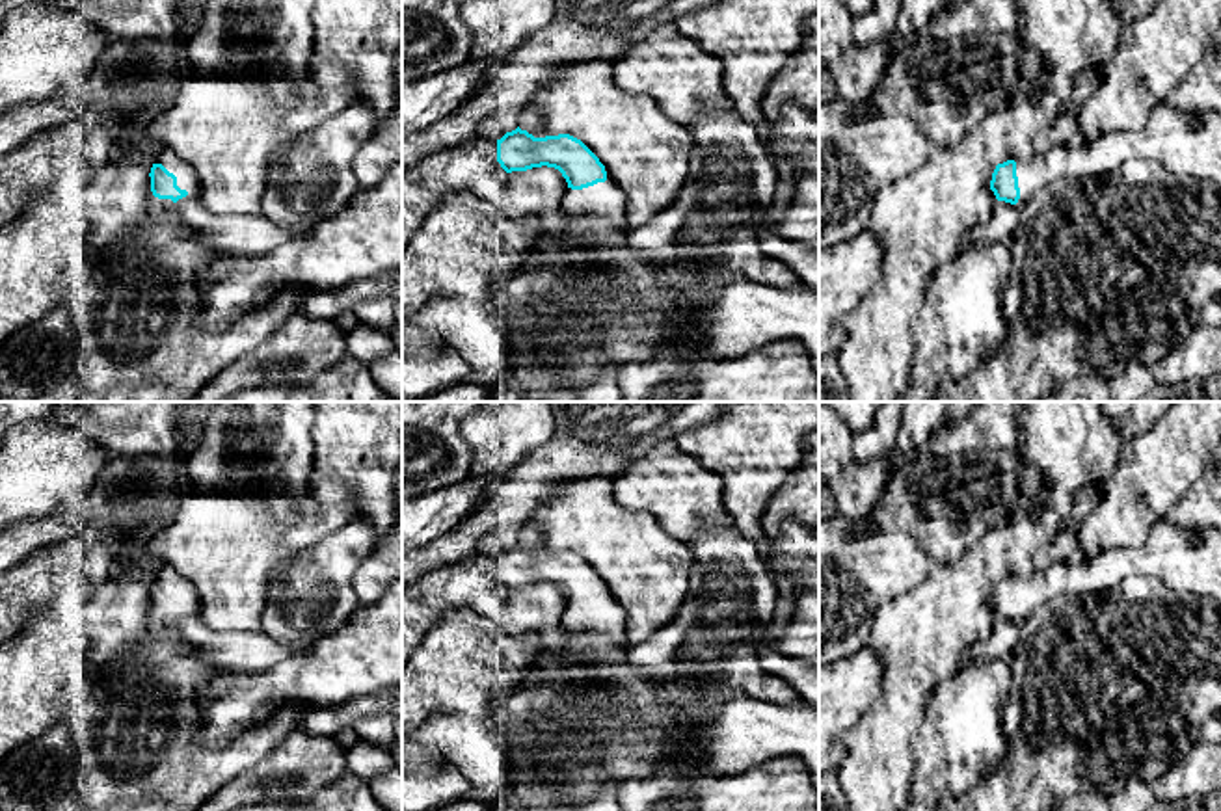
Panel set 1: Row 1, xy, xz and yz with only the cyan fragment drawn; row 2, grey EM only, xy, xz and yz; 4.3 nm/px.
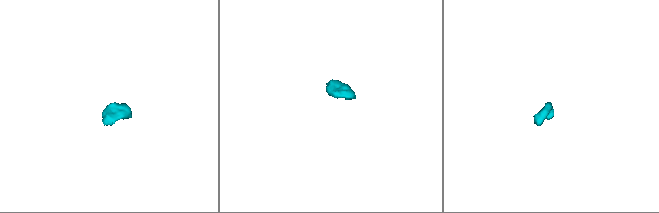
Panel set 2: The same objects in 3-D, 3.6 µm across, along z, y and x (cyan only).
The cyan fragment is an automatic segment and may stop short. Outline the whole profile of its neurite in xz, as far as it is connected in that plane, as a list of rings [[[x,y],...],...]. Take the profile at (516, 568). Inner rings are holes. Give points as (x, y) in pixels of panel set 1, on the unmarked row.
[[[519,543],[497,556],[497,578],[506,590],[555,584],[568,599],[558,631],[566,636],[594,632],[627,647],[625,610],[599,575],[570,551],[534,554]]]

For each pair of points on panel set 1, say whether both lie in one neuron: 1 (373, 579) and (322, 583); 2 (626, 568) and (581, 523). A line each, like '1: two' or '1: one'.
1: two
2: one

